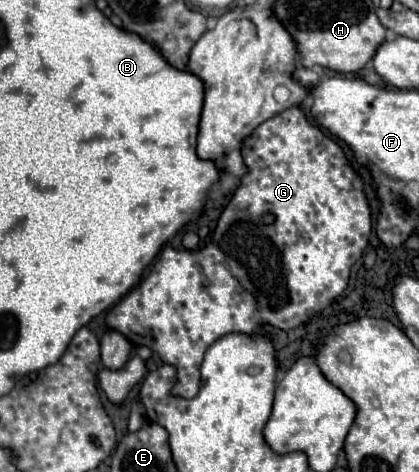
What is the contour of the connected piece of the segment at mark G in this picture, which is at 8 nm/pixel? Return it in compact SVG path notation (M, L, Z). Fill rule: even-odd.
M290 107L286 111L282 111L280 115L264 121L254 133L252 137L248 137L244 141L244 161L248 165L248 173L240 179L240 187L236 189L234 197L230 199L230 203L226 205L226 209L222 211L220 219L218 219L218 225L210 237L210 243L204 245L204 249L198 249L198 251L178 251L170 245L166 245L158 259L154 261L150 273L118 303L110 309L110 313L106 315L106 325L114 331L120 331L132 345L136 341L136 345L144 345L144 347L150 347L152 351L156 351L160 355L160 359L166 363L166 365L172 365L176 369L176 385L172 387L172 395L174 397L196 397L198 393L198 385L200 385L200 365L202 365L202 357L206 353L206 349L218 341L220 337L228 335L228 333L246 333L246 335L252 335L252 323L256 325L264 325L264 323L270 323L272 327L278 327L278 329L290 329L290 327L298 327L302 325L304 321L308 321L310 317L314 317L316 313L320 313L322 309L326 309L330 305L332 299L336 299L348 285L348 277L350 277L350 269L352 265L362 257L366 245L368 245L368 237L370 237L370 231L372 231L372 217L370 217L370 207L368 207L368 201L366 201L366 195L362 191L362 181L360 177L356 175L356 171L352 169L352 165L346 161L342 149L330 139L326 137L316 125L310 125L308 119L304 117L304 113L298 109L298 107ZM266 213L272 213L274 215L274 221L272 223L264 223L262 217Z

